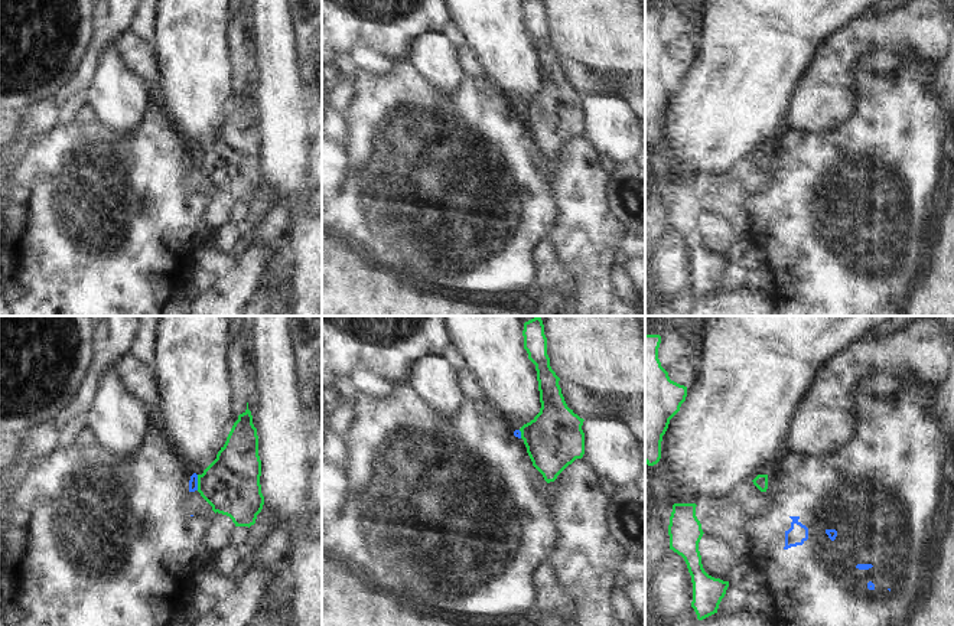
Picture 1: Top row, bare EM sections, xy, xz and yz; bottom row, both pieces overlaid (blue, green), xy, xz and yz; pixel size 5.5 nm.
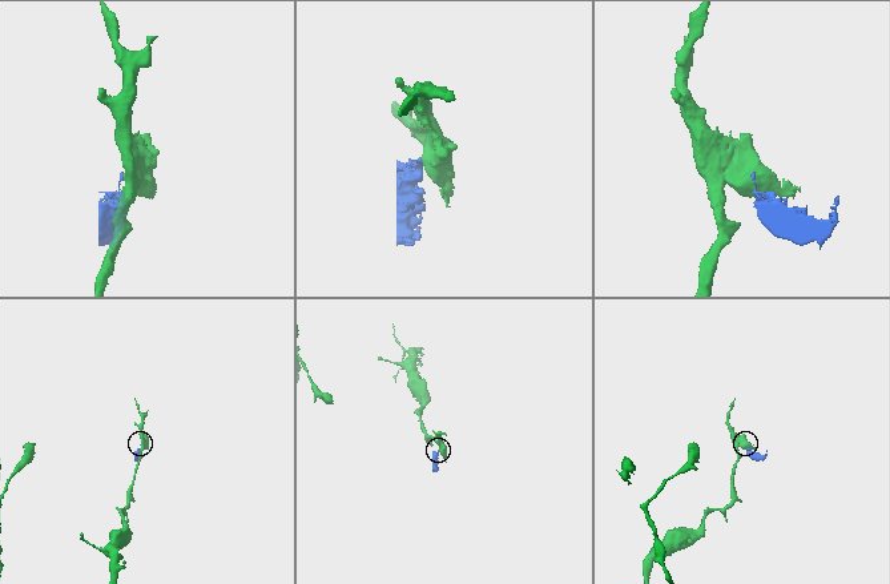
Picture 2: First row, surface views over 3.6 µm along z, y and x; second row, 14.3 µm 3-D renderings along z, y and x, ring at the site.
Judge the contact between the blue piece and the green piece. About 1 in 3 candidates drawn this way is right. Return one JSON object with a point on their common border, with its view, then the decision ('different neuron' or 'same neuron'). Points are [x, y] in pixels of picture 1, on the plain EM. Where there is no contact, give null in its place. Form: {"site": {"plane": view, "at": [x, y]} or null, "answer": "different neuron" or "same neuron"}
{"site": {"plane": "xy", "at": [197, 159]}, "answer": "different neuron"}

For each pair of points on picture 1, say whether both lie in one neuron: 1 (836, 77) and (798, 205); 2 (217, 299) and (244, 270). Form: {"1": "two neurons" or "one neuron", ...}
{"1": "two neurons", "2": "one neuron"}

